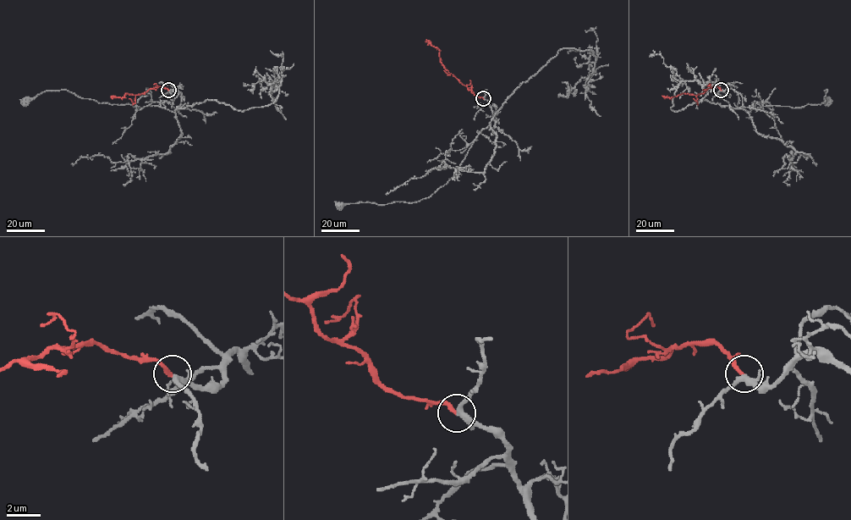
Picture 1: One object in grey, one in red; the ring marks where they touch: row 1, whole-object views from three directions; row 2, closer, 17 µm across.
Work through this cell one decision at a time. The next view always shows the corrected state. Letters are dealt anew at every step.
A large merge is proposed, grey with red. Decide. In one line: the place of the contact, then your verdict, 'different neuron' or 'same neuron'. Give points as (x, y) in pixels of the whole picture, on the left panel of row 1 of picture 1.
(168, 90) | same neuron

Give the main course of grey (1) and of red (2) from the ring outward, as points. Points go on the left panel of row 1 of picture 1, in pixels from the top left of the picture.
1: (168, 90), (181, 94), (173, 112), (97, 102), (63, 89), (24, 100)
2: (168, 90), (154, 86), (142, 93), (125, 93), (123, 97), (111, 96)

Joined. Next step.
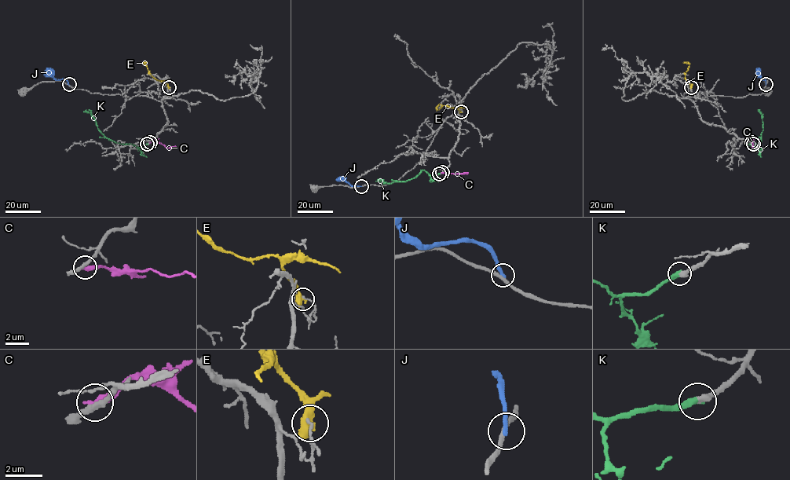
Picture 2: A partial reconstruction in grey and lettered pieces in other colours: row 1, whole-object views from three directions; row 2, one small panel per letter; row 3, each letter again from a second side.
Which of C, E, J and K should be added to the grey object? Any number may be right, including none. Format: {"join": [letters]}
{"join": ["K"]}

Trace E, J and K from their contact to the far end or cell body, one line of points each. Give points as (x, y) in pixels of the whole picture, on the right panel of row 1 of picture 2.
E: (691, 87), (685, 77), (689, 64), (683, 63)
J: (766, 84), (758, 67)
K: (753, 144), (755, 147), (750, 144), (761, 141), (762, 130), (761, 111)

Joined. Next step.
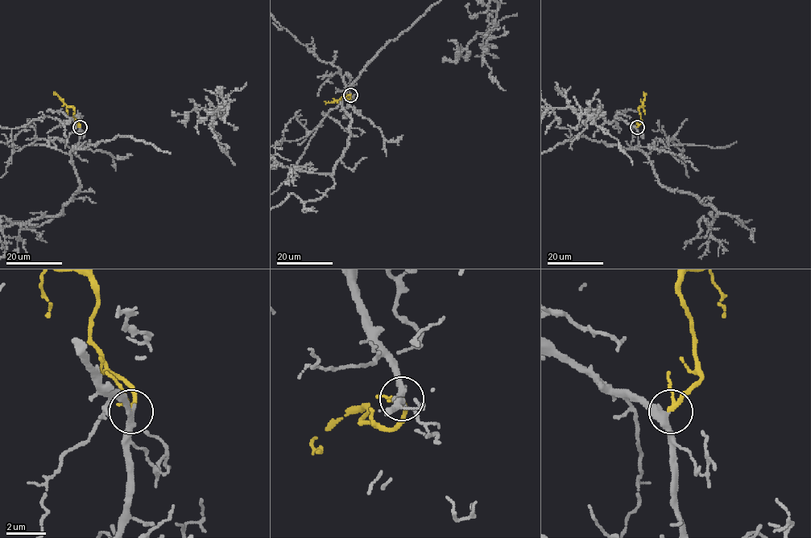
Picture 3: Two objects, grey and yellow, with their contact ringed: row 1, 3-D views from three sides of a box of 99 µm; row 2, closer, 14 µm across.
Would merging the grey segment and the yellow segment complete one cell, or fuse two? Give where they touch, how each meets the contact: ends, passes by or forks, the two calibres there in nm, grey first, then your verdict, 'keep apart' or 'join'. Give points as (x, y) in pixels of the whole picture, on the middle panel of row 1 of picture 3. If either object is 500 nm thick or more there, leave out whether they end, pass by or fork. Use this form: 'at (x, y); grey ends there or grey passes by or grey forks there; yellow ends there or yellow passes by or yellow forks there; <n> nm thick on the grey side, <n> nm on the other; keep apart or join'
at (350, 95); grey passes by; yellow passes by; 320 nm thick on the grey side, 170 nm on the other; join

